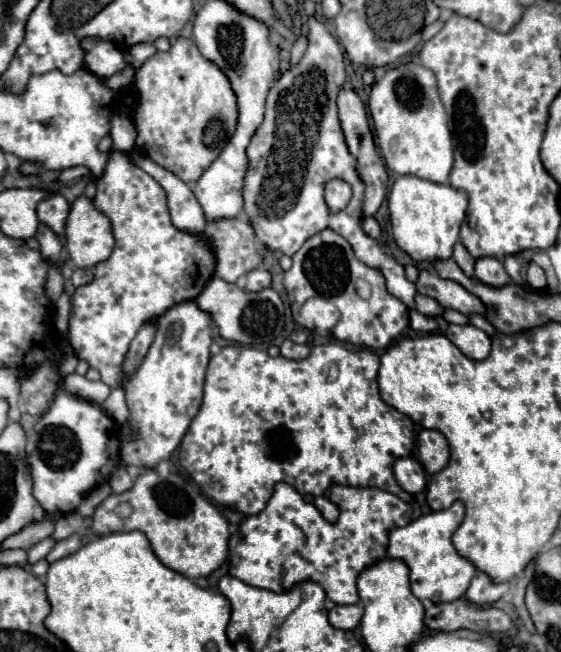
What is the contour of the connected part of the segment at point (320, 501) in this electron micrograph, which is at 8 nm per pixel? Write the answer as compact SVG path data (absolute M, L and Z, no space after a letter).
M320 496L320 498L316 498L314 500L314 506L324 514L324 518L328 520L328 522L336 522L336 518L338 518L338 506L334 504L334 502L330 502L328 498L324 498L324 496Z

